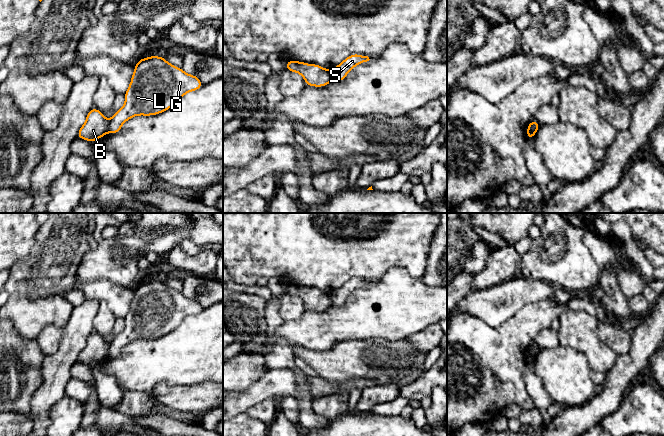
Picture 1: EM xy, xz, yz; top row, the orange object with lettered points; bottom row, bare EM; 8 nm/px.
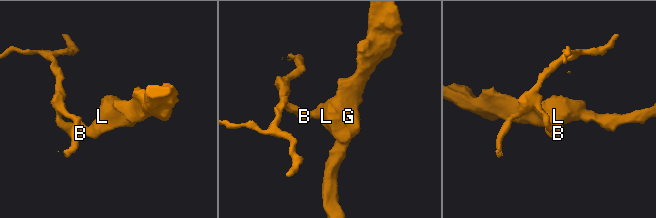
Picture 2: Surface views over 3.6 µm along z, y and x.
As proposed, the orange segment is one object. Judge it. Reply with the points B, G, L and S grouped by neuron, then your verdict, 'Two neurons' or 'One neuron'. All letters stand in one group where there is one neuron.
Groups: B / G L S. Two neurons

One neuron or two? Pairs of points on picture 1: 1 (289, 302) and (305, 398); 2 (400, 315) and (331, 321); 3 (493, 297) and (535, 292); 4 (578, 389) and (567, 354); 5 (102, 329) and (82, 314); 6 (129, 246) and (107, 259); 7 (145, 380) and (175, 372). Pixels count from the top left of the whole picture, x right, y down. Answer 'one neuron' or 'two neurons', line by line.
1: two neurons
2: one neuron
3: one neuron
4: one neuron
5: two neurons
6: one neuron
7: one neuron

